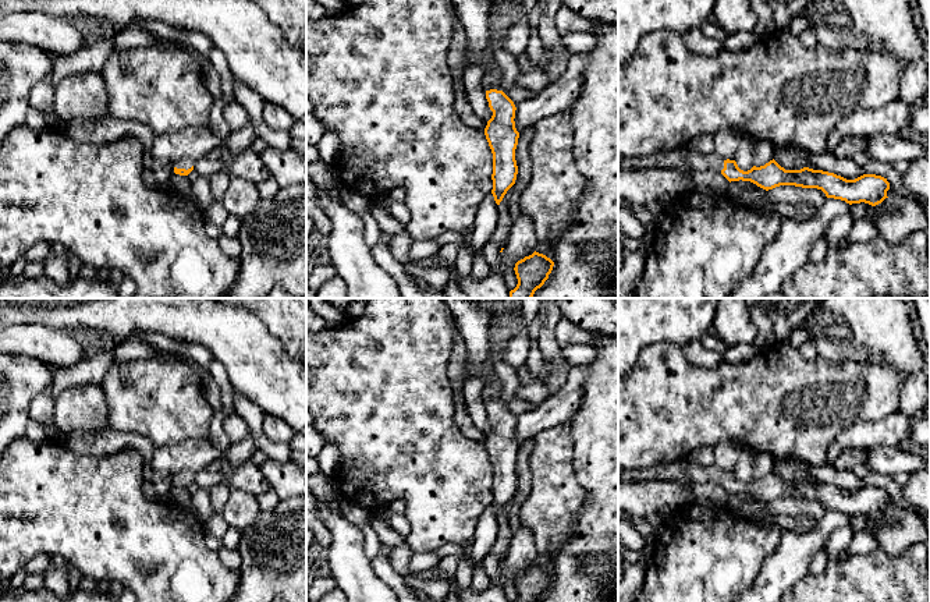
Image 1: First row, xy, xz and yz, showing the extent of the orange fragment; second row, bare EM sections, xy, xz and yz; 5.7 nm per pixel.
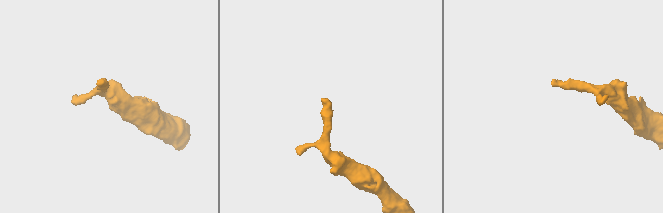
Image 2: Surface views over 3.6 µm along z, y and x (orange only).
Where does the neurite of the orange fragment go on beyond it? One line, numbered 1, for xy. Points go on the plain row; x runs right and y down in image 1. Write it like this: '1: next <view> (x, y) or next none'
1: next xy (185, 475)

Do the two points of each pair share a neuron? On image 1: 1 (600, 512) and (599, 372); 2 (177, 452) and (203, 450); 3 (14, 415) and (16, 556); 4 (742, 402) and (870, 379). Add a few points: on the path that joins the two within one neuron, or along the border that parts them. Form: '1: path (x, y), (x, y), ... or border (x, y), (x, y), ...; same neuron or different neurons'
1: path (602, 477), (602, 407); same neuron
2: path (184, 452), (196, 452); same neuron
3: border (24, 435), (14, 441); different neurons
4: path (774, 402), (809, 402), (838, 395); same neuron

